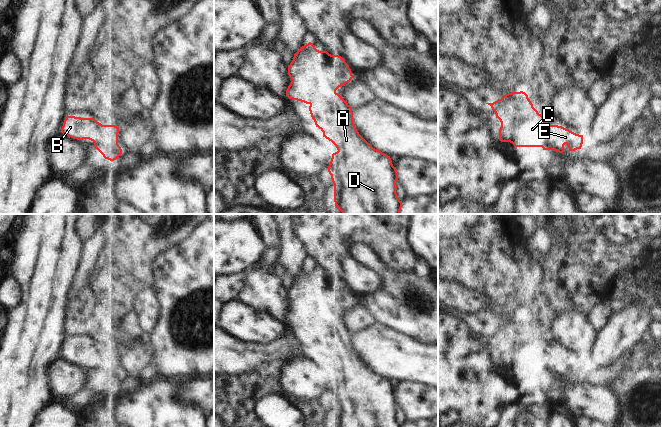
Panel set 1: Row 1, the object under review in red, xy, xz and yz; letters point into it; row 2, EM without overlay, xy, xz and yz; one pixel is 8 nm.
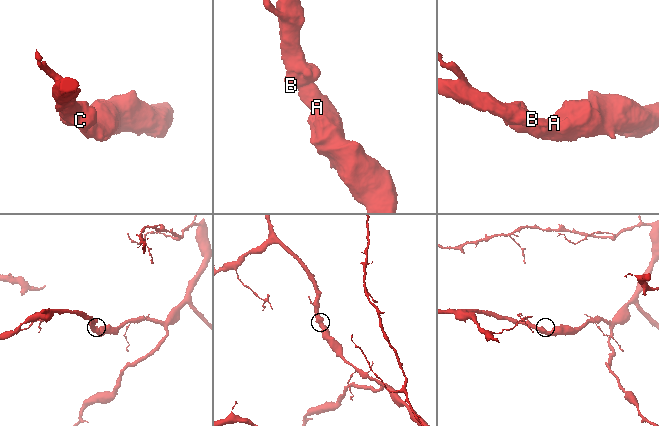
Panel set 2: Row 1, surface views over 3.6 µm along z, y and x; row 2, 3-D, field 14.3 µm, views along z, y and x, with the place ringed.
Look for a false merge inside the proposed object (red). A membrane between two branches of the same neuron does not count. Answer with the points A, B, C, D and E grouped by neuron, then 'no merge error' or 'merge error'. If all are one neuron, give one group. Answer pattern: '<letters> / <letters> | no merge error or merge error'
A B C D E | no merge error

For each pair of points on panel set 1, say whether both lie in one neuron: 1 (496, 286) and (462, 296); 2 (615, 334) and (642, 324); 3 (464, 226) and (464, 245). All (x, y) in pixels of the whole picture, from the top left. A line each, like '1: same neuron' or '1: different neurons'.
1: different neurons
2: same neuron
3: different neurons

